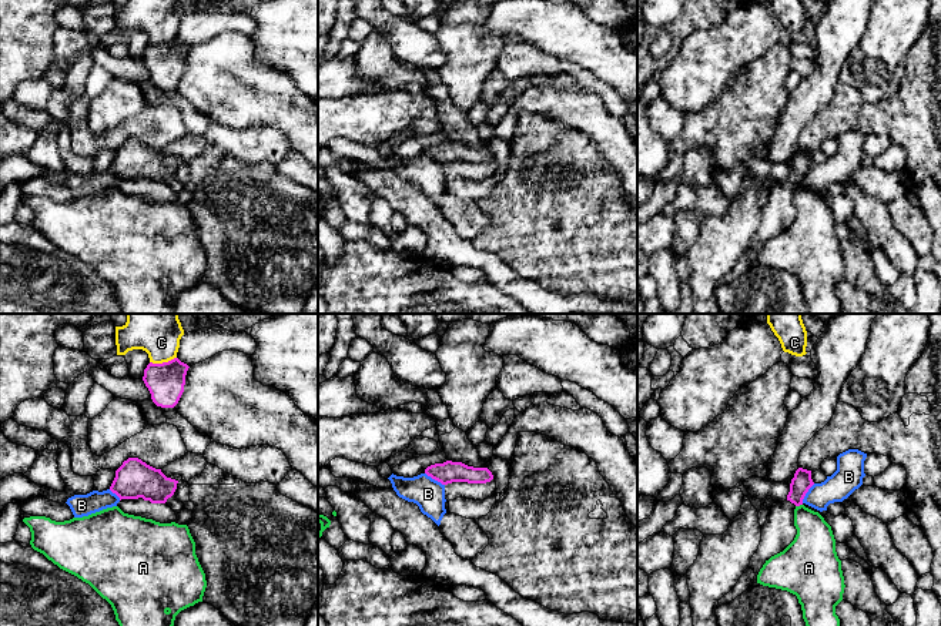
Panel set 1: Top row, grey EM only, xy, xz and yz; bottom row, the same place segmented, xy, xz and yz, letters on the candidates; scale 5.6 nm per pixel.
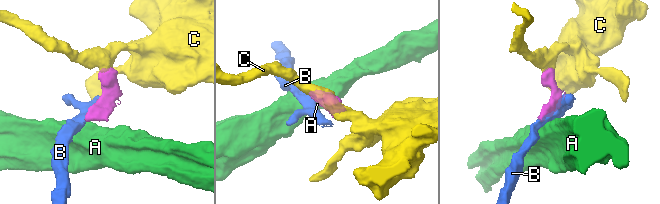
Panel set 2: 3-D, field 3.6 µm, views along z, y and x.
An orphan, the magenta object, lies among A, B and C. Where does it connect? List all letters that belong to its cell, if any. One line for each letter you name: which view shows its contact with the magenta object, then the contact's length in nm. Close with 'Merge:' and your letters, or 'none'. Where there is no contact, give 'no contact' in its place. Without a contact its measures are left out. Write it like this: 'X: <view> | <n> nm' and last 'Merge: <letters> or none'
Merge: none

